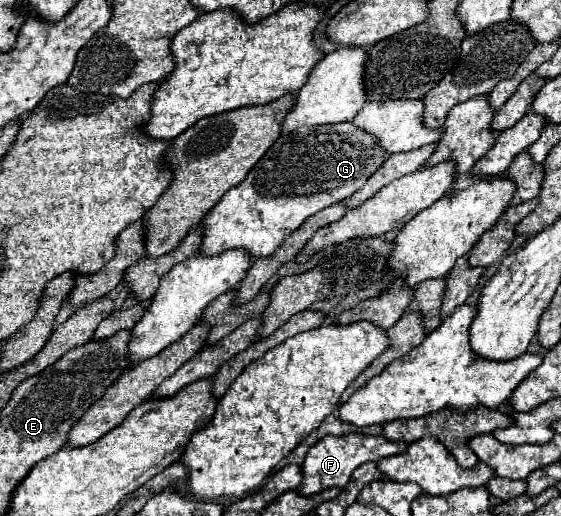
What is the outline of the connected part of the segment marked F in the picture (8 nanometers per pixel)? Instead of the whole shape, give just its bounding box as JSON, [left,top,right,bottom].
[297,433,407,497]

